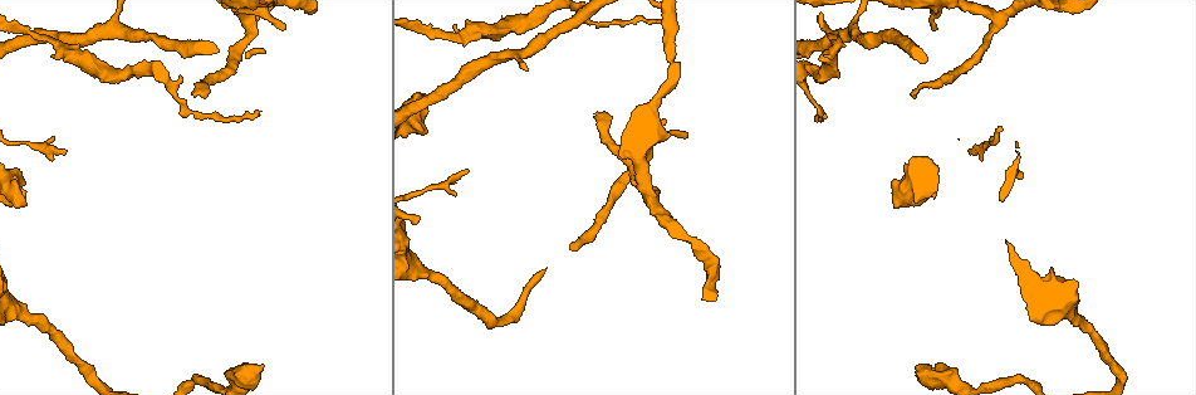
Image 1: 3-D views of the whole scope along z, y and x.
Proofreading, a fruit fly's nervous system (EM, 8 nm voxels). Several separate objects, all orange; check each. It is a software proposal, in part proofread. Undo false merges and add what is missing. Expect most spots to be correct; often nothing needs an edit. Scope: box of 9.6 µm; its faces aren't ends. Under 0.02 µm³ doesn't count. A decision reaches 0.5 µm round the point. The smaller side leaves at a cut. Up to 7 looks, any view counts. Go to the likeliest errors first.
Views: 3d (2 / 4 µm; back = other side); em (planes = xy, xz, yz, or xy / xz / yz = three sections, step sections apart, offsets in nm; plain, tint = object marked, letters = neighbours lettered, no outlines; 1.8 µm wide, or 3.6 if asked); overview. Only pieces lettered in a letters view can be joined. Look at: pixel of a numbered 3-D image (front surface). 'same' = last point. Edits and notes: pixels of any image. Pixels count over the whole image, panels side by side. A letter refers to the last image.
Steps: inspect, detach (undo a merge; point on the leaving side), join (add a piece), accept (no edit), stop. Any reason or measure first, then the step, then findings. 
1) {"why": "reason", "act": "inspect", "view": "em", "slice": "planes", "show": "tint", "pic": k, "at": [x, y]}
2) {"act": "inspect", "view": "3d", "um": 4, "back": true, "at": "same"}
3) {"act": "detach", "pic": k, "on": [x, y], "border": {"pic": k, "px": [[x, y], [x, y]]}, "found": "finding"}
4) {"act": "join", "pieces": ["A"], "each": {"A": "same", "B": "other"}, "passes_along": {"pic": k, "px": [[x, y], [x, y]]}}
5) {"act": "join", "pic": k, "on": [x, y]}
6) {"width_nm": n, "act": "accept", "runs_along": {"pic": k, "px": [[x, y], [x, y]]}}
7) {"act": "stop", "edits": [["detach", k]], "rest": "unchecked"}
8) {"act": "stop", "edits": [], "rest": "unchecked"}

{"why": "an open end", "act": "inspect", "view": "em", "slice": "xz", "step": 16, "show": "plain", "pic": 1, "at": [913, 95]}

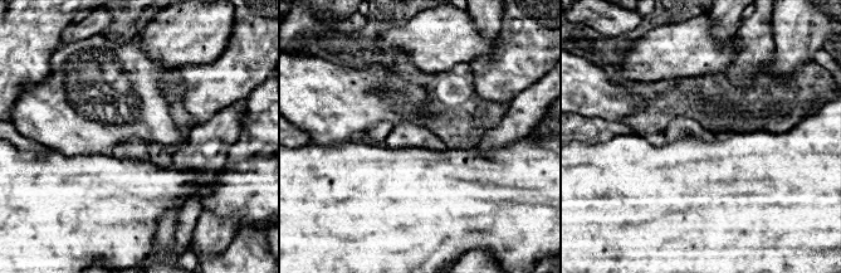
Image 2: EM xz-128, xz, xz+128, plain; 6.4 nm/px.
{"why": "see the neighbours", "act": "inspect", "view": "em", "slice": "xz", "step": 16, "show": "letters", "at": "same"}

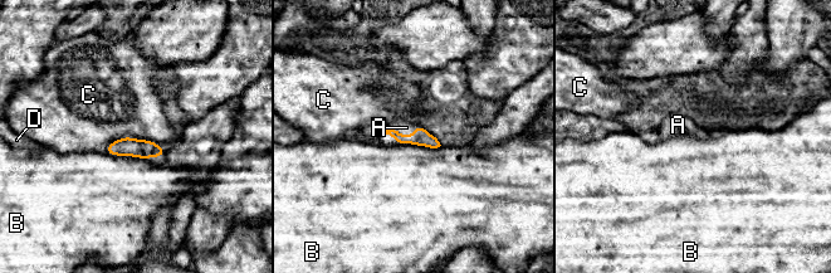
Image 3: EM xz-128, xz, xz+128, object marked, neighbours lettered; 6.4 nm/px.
{"width_nm": 110, "act": "join", "pieces": ["A"], "each": {"A": "same", "B": "other", "C": "other", "D": "other"}, "passes_along": {"pic": 3, "px": [[419, 136], [402, 133], [406, 127]]}, "found": "it goes on there"}

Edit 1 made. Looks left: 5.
{"act": "inspect", "view": "overview"}

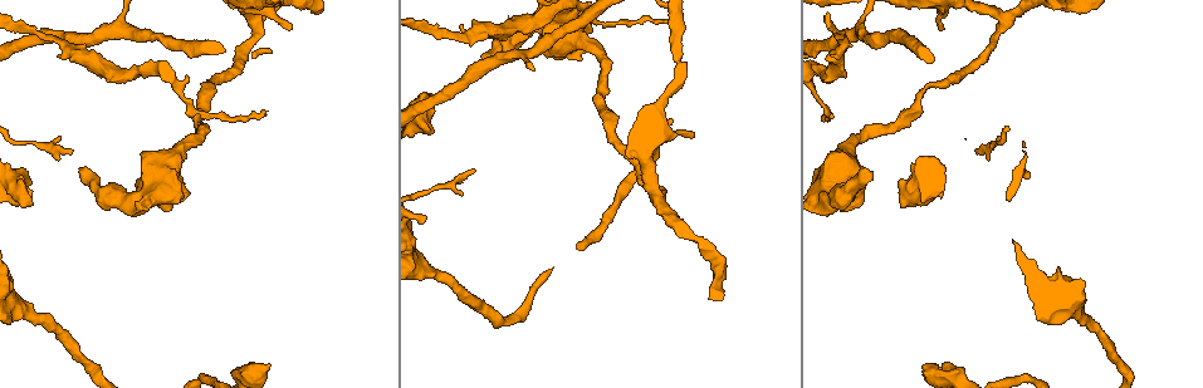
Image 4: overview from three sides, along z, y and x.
{"act": "inspect", "view": "em", "slice": "planes", "show": "letters", "pic": 4, "at": [268, 365]}

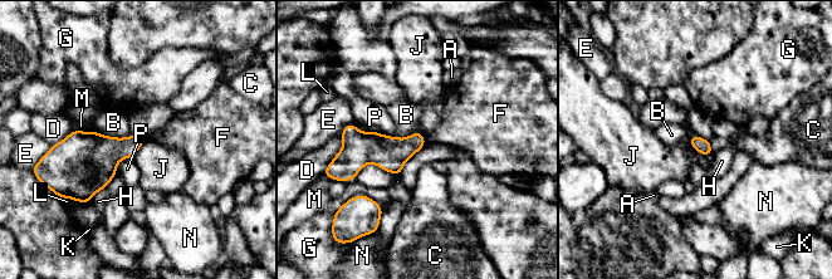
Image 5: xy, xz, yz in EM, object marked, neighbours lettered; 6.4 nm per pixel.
{"act": "accept", "each": {"A": "other", "B": "other", "C": "other", "D": "other", "E": "other", "F": "other", "G": "other", "H": "other", "J": "other", "K": "other", "L": "other", "M": "other", "N": "other", "P": "other"}, "border": {"pic": 5, "px": [[688, 142], [698, 152], [711, 155]]}, "found": "none of them fits"}

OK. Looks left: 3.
{"why": "free end", "act": "inspect", "view": "em", "slice": "yz", "step": 16, "show": "plain", "pic": 4, "at": [901, 186]}

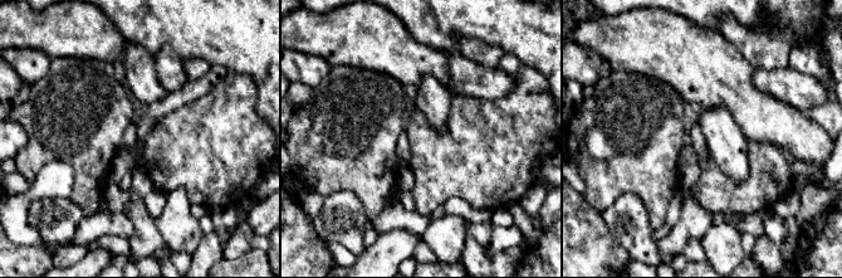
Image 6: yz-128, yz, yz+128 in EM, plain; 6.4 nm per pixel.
{"act": "inspect", "view": "em", "slice": "yz", "step": 16, "show": "letters", "at": "same"}

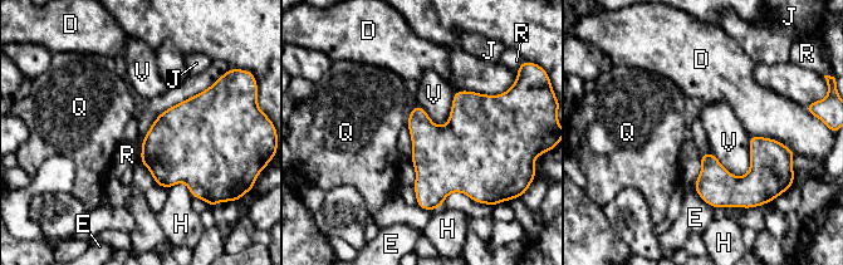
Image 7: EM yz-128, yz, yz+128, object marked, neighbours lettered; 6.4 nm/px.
{"act": "accept", "each": {"D": "other", "E": "other", "H": "other", "J": "other", "Q": "other", "R": "other", "V": "other"}, "border": {"pic": 7, "px": [[711, 150], [734, 175], [749, 171]]}, "found": "no lettered piece goes on from it"}

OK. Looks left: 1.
{"act": "stop", "edits": [["join", 3]], "rest": "unchecked"}

